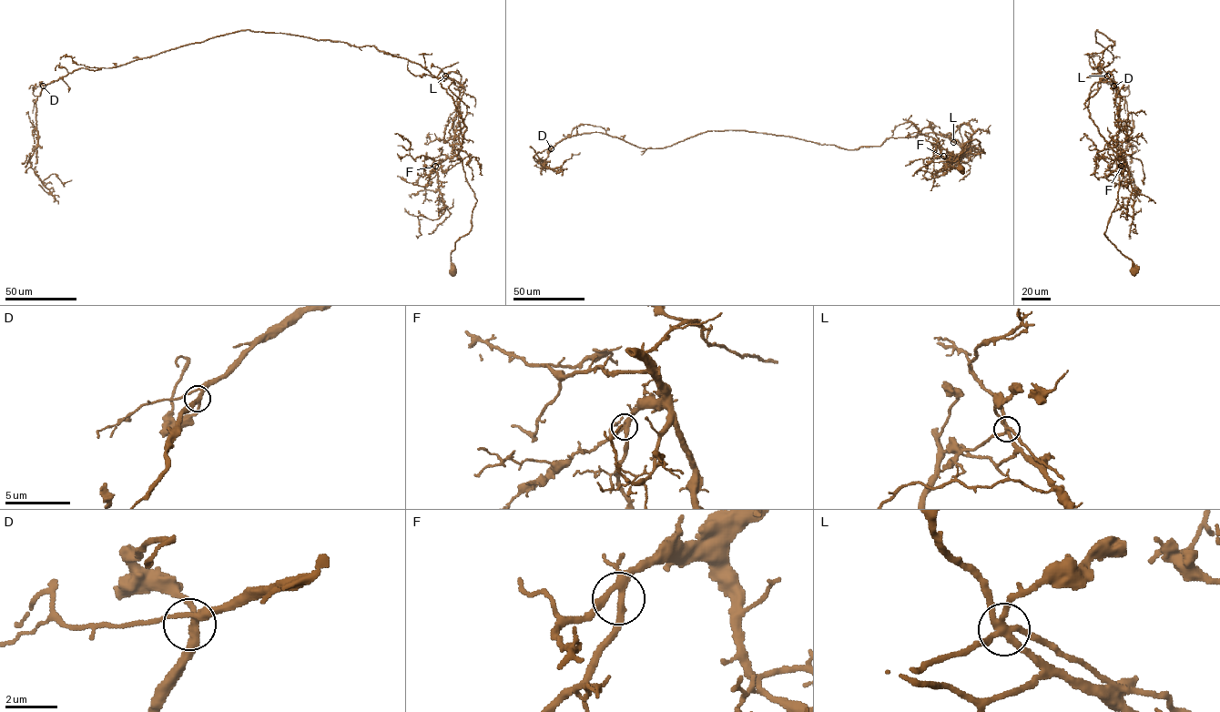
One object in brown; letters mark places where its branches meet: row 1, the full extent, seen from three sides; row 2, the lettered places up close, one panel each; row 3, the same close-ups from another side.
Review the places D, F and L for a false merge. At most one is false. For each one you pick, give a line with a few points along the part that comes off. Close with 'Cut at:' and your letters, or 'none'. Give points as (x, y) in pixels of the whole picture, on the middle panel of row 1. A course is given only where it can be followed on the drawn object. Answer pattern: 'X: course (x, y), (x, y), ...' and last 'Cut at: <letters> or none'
Cut at: none

